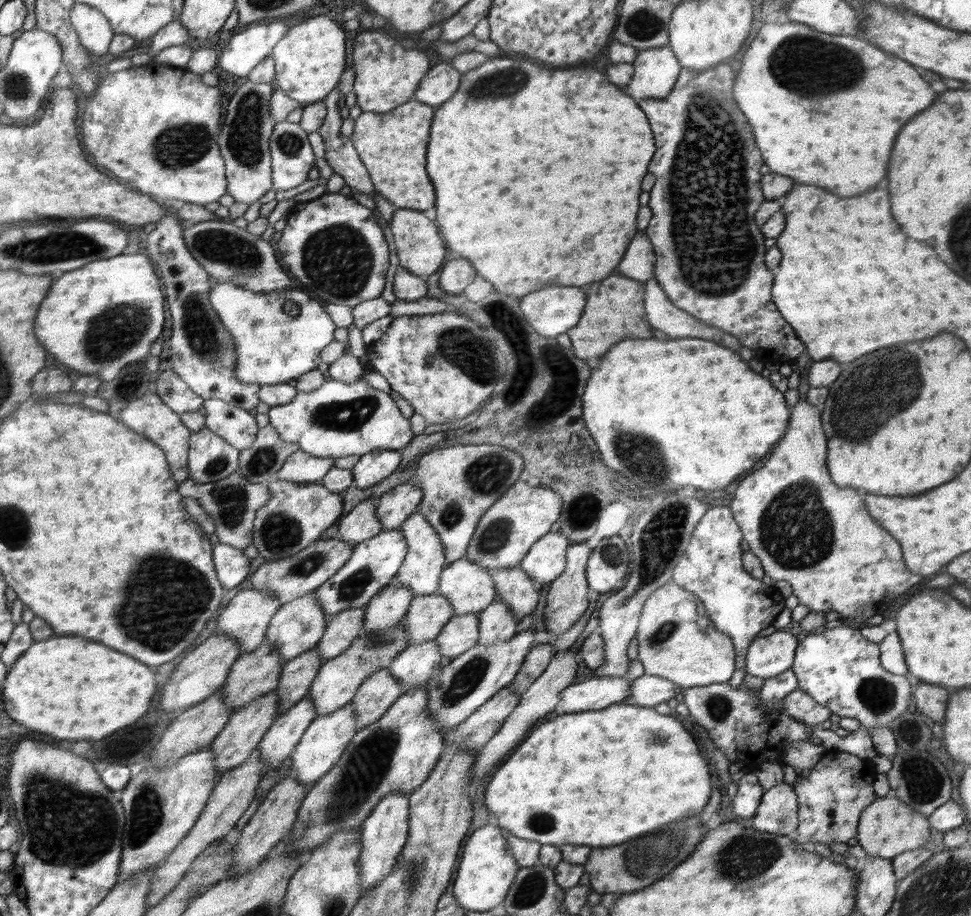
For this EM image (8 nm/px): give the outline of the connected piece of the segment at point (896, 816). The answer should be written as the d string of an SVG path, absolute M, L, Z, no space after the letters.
M897 797L877 798L862 812L857 828L858 844L868 855L892 860L903 852L914 850L930 840L929 818L910 809Z

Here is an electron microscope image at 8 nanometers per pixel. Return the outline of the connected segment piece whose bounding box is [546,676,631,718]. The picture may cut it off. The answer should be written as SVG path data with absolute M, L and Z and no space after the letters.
M593 676L565 688L555 710L546 717L554 718L556 714L566 712L602 710L611 704L624 703L630 687L628 676L620 678Z

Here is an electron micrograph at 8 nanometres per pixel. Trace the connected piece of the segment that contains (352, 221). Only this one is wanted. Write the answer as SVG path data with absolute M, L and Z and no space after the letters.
M317 185L308 192L304 191L304 194L296 194L292 198L295 205L289 212L282 212L284 208L280 208L278 216L286 219L287 224L276 248L280 250L282 260L286 262L290 272L300 280L304 288L308 288L314 300L322 300L322 304L340 303L353 307L367 300L377 299L384 290L388 272L388 244L384 240L384 232L376 224L370 208L354 202L344 193L324 193L324 190L324 185Z

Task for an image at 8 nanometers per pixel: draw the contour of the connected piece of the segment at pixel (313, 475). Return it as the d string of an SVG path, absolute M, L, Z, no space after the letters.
M299 448L284 462L277 479L295 483L318 483L332 467L335 467L332 457L319 458Z

